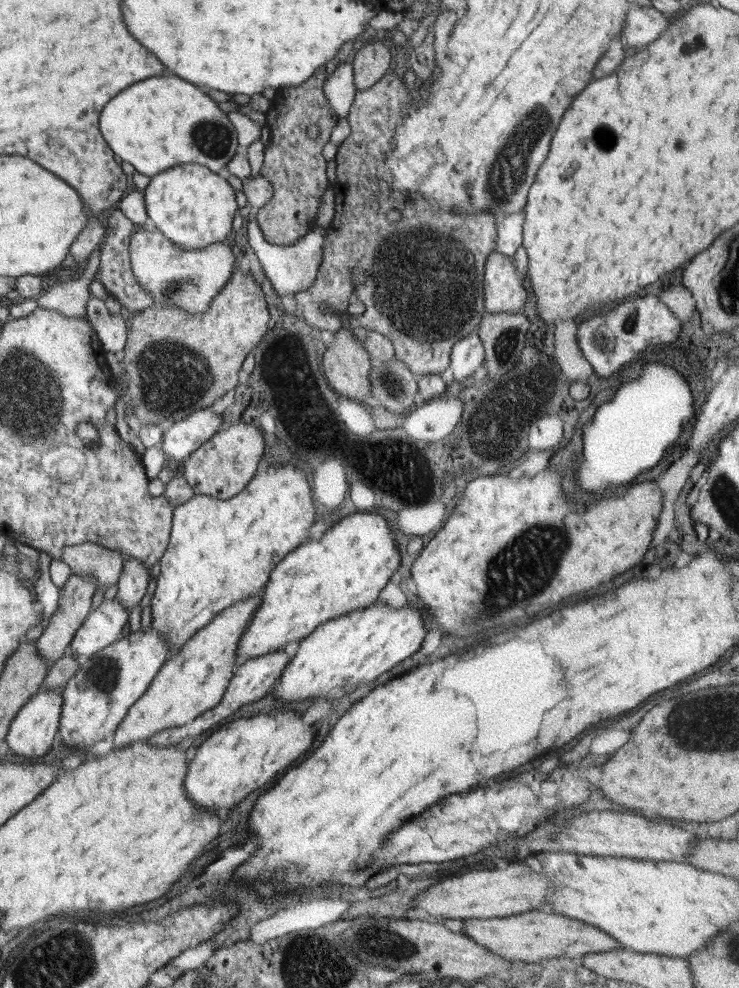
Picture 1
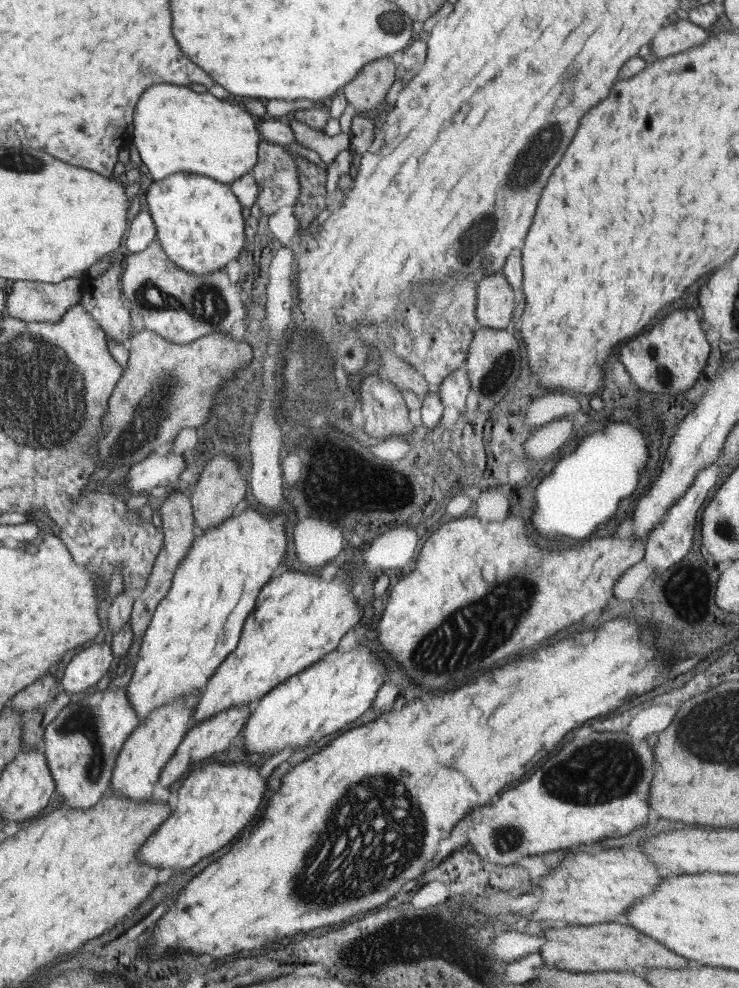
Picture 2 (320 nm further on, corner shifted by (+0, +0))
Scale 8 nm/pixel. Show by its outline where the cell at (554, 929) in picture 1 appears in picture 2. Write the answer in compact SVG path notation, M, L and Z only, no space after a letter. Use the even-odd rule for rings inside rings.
M614 922L578 925L576 927L549 928L544 934L546 944L540 946L545 965L556 965L570 972L626 971L635 966L685 968L690 960L676 954L652 937L637 931L632 925Z

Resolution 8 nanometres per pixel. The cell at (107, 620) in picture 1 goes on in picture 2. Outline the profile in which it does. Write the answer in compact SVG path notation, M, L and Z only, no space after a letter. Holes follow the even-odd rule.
M103 642L94 644L84 650L73 654L71 661L65 664L62 686L72 695L78 692L92 692L96 684L104 678L114 662L112 646Z

